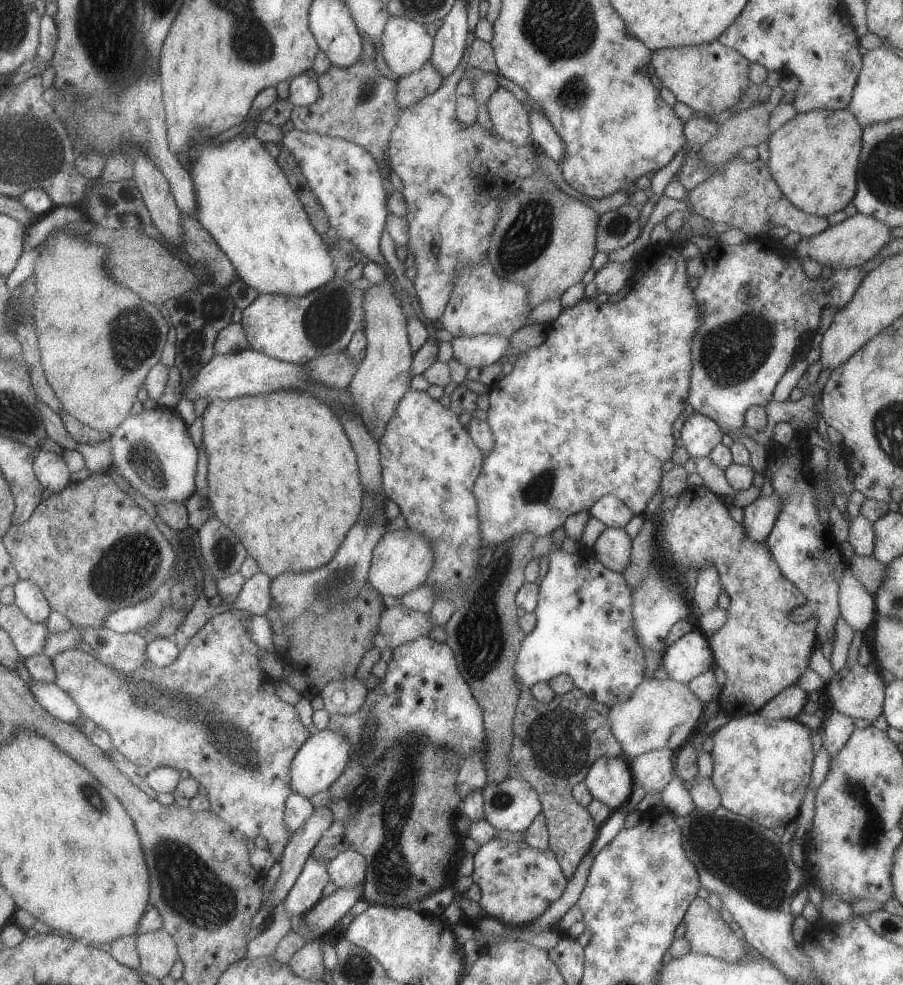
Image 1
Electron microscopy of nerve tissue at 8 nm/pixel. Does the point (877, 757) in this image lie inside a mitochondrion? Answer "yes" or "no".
no

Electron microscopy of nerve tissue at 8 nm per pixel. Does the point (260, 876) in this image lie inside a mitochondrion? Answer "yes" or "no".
no

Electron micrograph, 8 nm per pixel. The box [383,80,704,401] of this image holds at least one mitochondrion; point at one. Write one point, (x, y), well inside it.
(526, 237)

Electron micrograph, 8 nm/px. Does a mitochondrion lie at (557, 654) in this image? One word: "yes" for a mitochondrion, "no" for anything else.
no

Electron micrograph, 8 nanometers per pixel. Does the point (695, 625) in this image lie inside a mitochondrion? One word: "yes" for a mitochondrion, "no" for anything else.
no

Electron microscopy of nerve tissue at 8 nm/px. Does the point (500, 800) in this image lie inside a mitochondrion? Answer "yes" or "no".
yes

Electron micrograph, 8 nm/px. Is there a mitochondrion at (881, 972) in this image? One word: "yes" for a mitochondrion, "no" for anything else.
no

